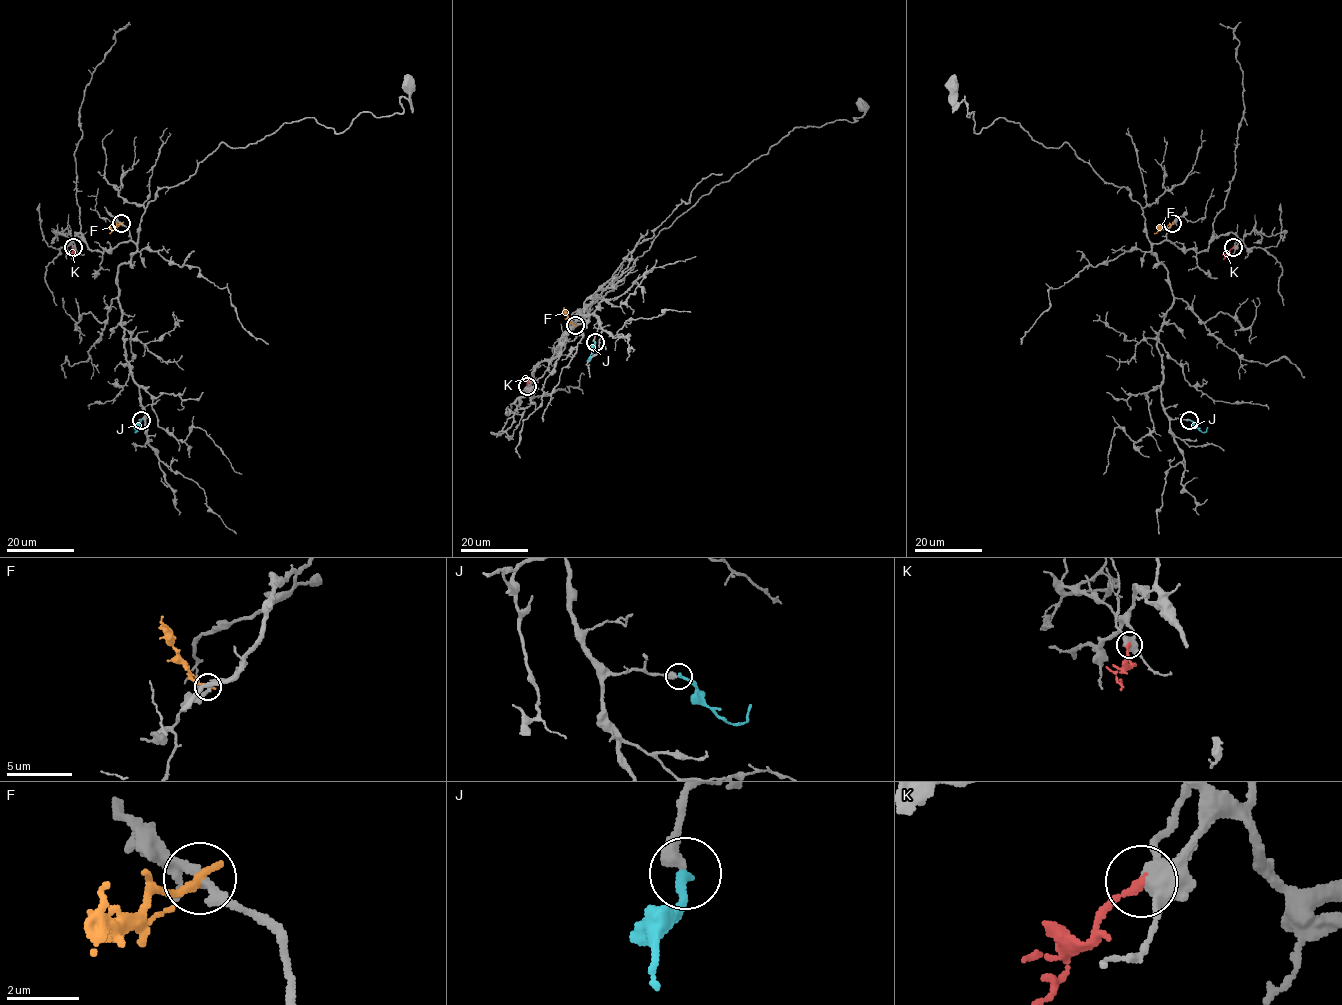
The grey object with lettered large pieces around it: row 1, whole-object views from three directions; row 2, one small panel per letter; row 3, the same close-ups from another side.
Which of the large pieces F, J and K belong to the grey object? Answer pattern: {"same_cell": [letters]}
{"same_cell": ["J"]}

